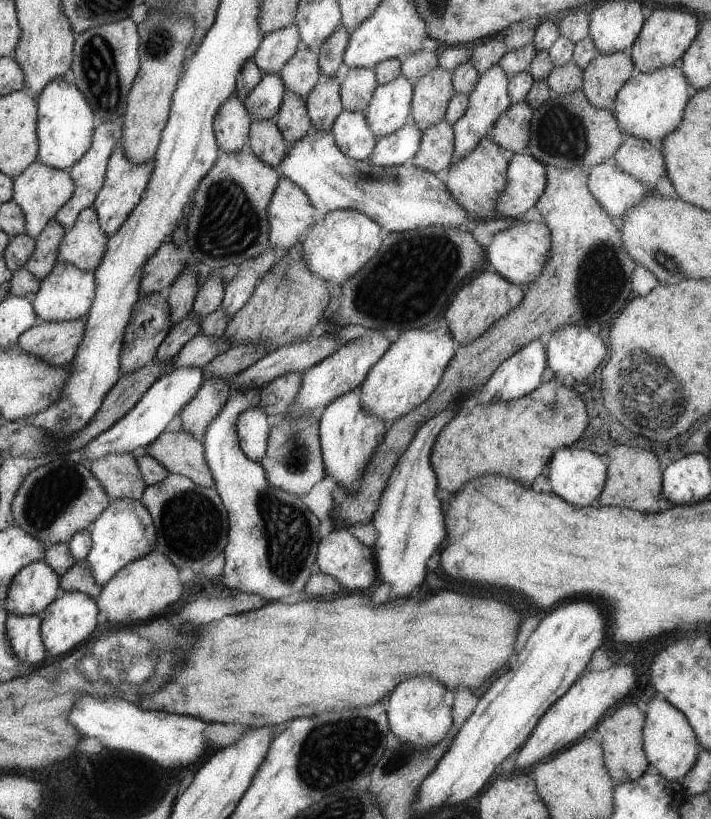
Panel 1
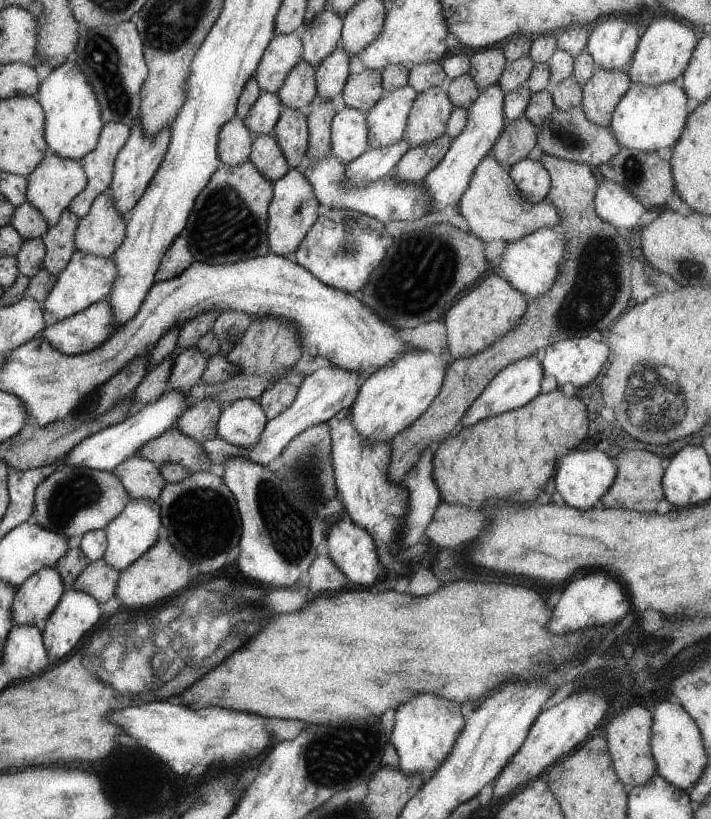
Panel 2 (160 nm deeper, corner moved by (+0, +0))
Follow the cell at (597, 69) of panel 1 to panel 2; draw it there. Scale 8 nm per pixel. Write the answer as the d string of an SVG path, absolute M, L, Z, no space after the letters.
M596 65L593 72L590 80L582 85L581 106L590 122L609 126L618 102L633 81L628 72L622 70L604 70Z

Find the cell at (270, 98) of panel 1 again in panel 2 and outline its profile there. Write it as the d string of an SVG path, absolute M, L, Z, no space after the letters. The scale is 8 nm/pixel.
M261 92L259 100L256 100L255 107L243 118L247 128L254 134L273 135L279 117L282 115L283 102L280 101L278 93Z

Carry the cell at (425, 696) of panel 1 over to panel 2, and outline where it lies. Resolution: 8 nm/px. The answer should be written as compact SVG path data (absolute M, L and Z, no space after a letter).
M422 694L412 698L410 706L404 704L396 710L394 724L390 742L398 754L399 770L407 774L420 772L428 780L444 762L444 758L452 752L452 744L456 742L456 736L460 736L465 722L456 702Z

